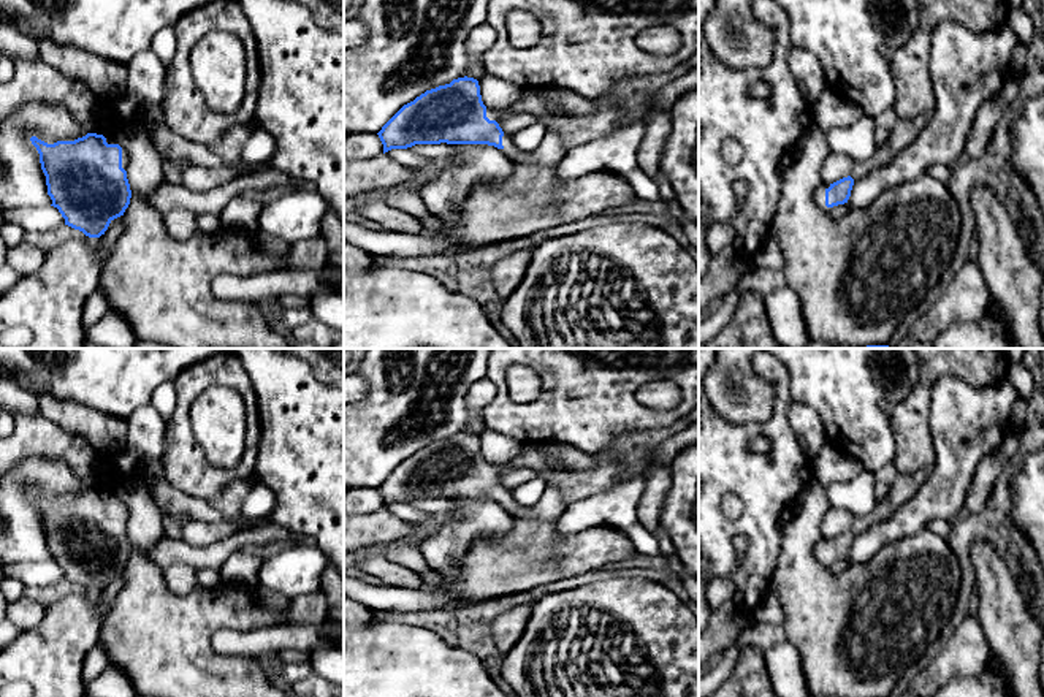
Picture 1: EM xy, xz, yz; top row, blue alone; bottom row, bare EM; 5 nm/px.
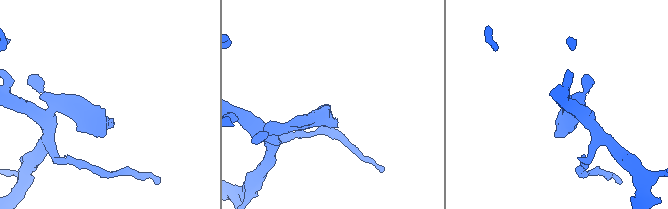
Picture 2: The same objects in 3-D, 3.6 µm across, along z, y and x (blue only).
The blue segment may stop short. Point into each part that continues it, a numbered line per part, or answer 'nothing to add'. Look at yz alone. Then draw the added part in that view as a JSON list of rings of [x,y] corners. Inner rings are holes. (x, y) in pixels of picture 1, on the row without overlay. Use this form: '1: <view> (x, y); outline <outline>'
1: yz (819, 547); outline [[[819,537],[814,543],[814,556],[817,562],[822,564],[824,567],[829,567],[832,564],[825,561],[825,545],[829,542],[830,542],[829,539]]]

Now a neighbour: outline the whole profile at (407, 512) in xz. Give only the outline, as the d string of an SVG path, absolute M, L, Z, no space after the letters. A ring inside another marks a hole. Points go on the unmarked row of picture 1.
M410 502L407 504L391 504L388 507L385 507L390 513L406 520L406 521L410 521L410 523L420 523L420 521L425 521L429 513L421 510L421 508L417 508L415 505L412 505Z

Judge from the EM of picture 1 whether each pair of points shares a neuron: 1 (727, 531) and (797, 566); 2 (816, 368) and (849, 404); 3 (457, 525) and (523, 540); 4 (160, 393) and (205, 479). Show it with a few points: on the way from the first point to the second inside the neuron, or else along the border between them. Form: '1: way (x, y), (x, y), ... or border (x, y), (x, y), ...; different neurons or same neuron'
1: border (783, 529), (783, 547), (769, 591); different neurons
2: way (826, 377), (843, 395); same neuron
3: border (514, 517), (507, 531), (479, 537), (468, 553); different neurons
4: border (175, 380), (175, 414), (165, 439); different neurons

